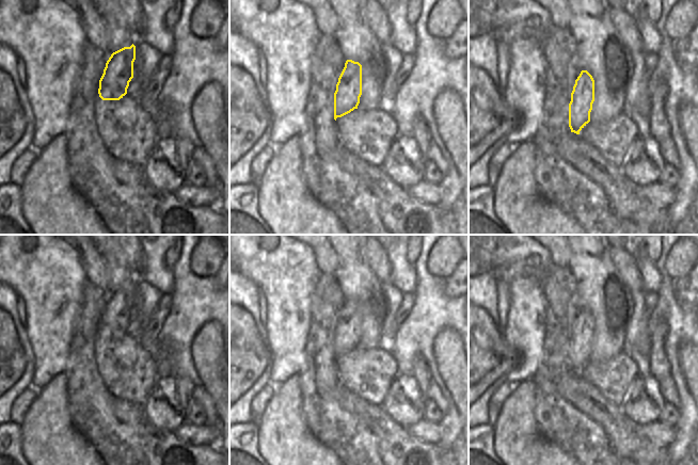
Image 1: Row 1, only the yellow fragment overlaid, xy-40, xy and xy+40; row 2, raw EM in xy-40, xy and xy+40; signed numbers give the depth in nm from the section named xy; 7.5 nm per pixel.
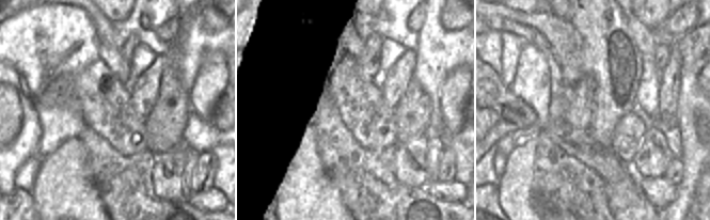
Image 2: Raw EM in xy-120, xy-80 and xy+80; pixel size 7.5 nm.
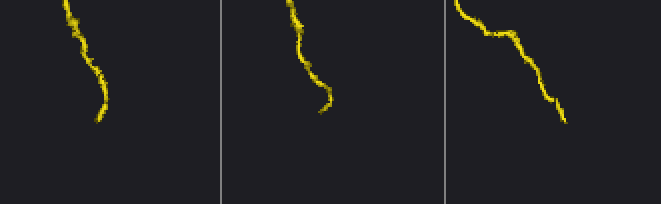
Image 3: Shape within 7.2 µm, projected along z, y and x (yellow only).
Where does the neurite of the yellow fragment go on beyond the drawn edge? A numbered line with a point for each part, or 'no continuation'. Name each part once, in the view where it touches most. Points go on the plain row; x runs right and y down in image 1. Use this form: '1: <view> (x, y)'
1: xy-40 (129, 371)

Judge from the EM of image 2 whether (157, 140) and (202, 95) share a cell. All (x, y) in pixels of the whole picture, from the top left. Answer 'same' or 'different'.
different

